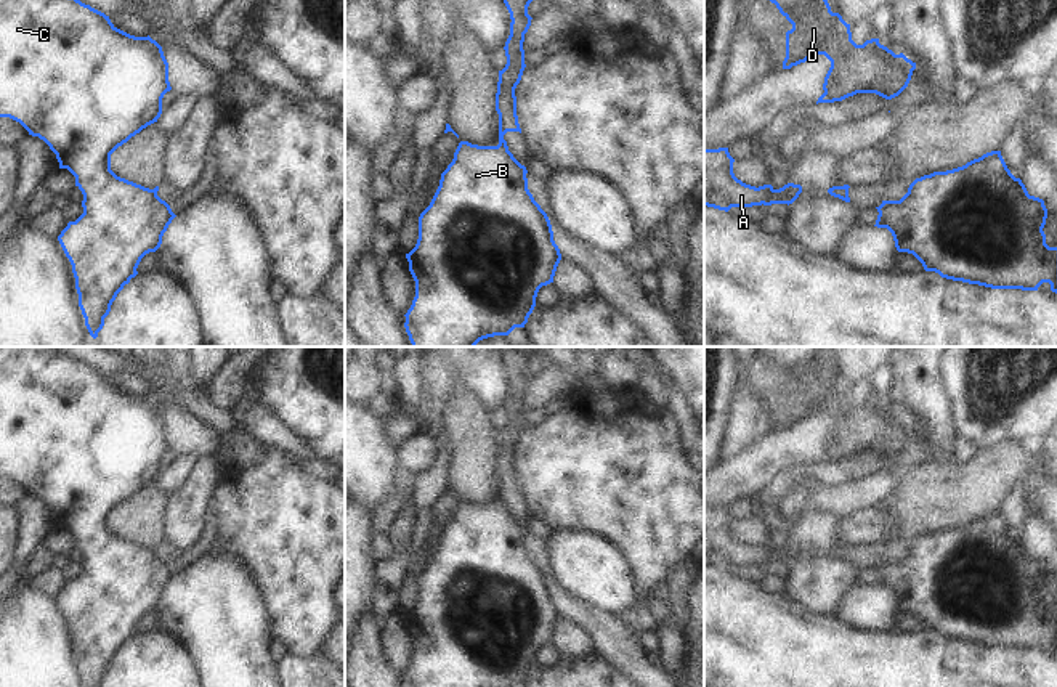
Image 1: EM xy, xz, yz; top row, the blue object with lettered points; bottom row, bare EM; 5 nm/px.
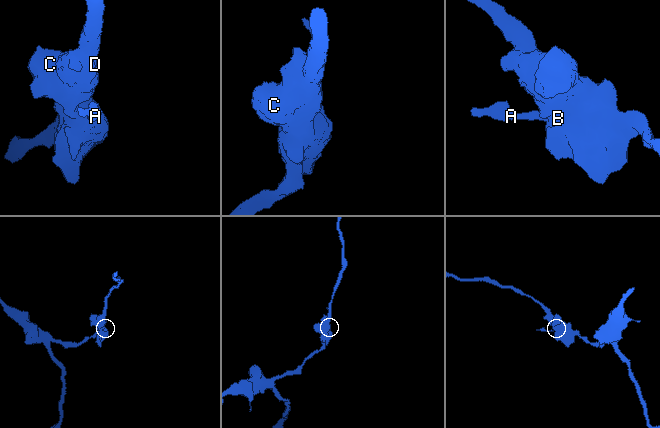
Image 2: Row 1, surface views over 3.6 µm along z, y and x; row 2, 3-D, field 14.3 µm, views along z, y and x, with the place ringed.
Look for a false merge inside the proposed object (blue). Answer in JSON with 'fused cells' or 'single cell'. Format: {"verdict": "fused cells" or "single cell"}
{"verdict": "fused cells"}

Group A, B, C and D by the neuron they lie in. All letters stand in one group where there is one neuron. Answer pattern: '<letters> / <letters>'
A / B C D

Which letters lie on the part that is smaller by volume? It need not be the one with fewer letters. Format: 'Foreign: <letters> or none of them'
Foreign: A

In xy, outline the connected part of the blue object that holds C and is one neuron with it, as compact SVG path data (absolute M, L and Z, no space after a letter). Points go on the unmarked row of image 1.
M0 347L0 477L10 477L19 482L29 491L29 494L43 499L56 514L59 528L67 528L75 536L75 546L83 554L83 573L75 581L67 583L67 586L58 596L58 600L72 624L75 648L79 653L79 666L85 677L87 687L104 685L104 677L109 674L111 665L117 653L125 644L130 642L132 637L138 634L136 628L141 618L160 607L164 592L176 576L170 565L164 563L152 549L120 538L111 530L111 514L143 488L157 482L162 474L162 457L170 449L168 422L164 416L162 406L149 395L130 395L117 388L104 372L82 363L75 356L63 355L51 347Z

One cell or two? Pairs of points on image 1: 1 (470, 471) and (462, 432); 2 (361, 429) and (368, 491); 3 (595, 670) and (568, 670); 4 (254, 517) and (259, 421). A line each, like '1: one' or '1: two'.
1: one
2: one
3: one
4: two

